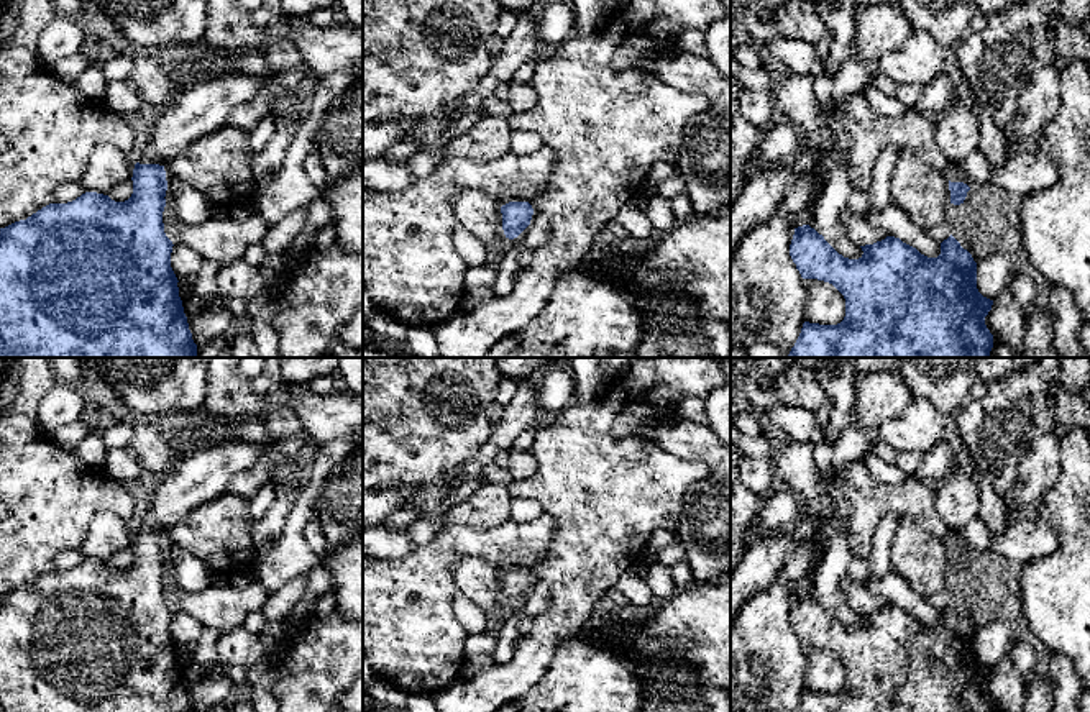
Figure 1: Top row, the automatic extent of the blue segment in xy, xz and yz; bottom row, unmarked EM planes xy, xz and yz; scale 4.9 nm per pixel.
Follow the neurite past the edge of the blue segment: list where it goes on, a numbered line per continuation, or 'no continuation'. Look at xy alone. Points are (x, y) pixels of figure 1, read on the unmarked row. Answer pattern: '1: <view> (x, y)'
1: xy (202, 471)

